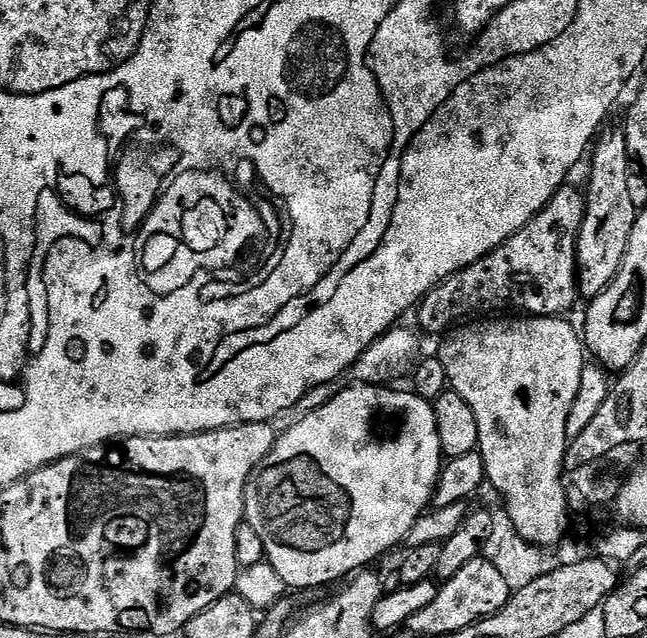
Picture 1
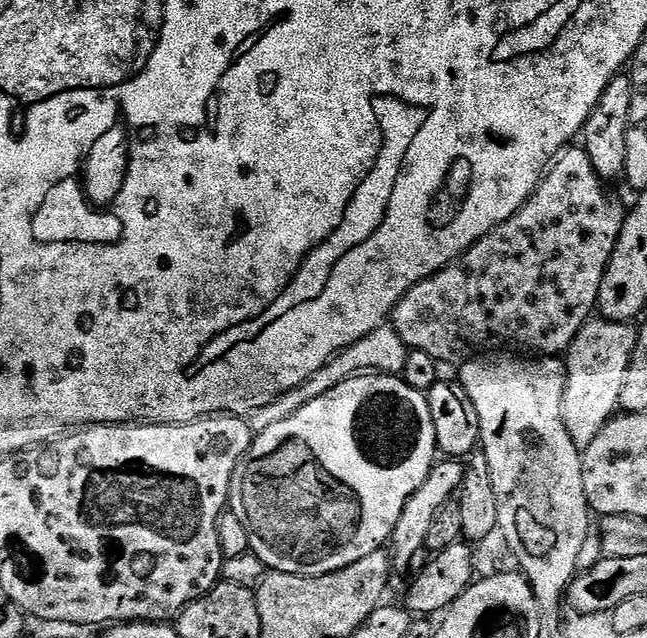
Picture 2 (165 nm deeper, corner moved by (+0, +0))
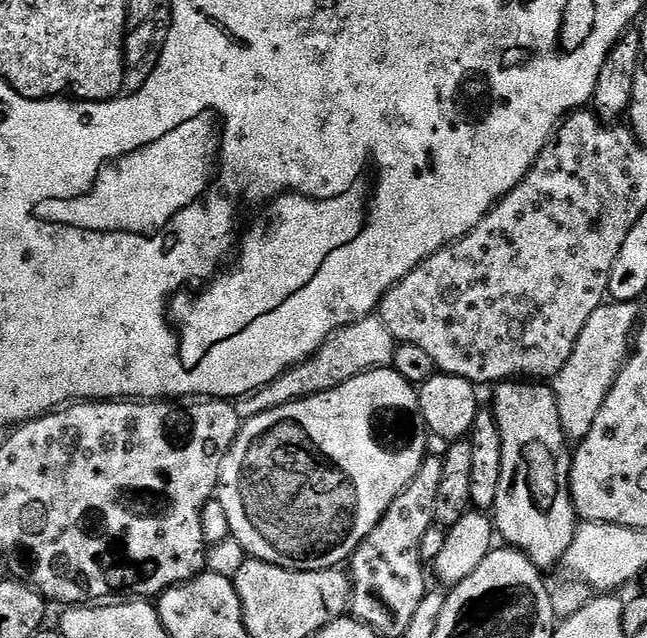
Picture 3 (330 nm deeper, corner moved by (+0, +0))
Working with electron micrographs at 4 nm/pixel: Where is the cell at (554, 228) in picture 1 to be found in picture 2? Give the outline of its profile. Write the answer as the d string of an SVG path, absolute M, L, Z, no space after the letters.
M569 146L563 149L555 163L544 173L544 178L536 187L532 197L511 218L506 222L502 222L490 234L483 236L473 248L467 248L457 260L447 264L441 272L436 272L430 278L415 284L398 301L390 317L391 327L395 328L398 335L401 336L402 342L411 351L430 354L430 358L439 360L441 365L444 366L454 363L455 360L460 360L459 362L471 361L473 357L480 354L484 347L500 348L503 344L509 344L512 348L529 348L532 352L540 351L536 353L544 358L556 358L567 353L575 340L575 336L579 334L584 324L588 323L590 317L597 311L600 287L604 281L610 258L616 249L616 243L620 241L620 231L624 229L626 208L623 208L618 201L611 200L604 193L604 188L606 188L605 181L601 180L600 175L594 170L594 166L583 147Z

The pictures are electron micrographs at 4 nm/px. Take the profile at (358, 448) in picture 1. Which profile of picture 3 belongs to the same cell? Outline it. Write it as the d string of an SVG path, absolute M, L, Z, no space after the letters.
M391 366L372 368L368 372L359 373L348 381L342 382L337 388L283 404L266 414L258 414L254 418L243 421L240 425L240 433L237 434L236 441L232 443L232 449L224 459L224 465L220 467L218 485L218 501L222 509L226 510L226 517L229 518L231 539L240 543L251 559L270 562L274 566L282 566L299 572L340 568L343 560L344 563L351 561L352 555L370 534L370 530L378 526L378 522L386 514L389 506L400 497L401 492L418 474L418 470L425 462L426 453L429 451L427 450L428 440L430 441L430 433L424 426L419 391Z

